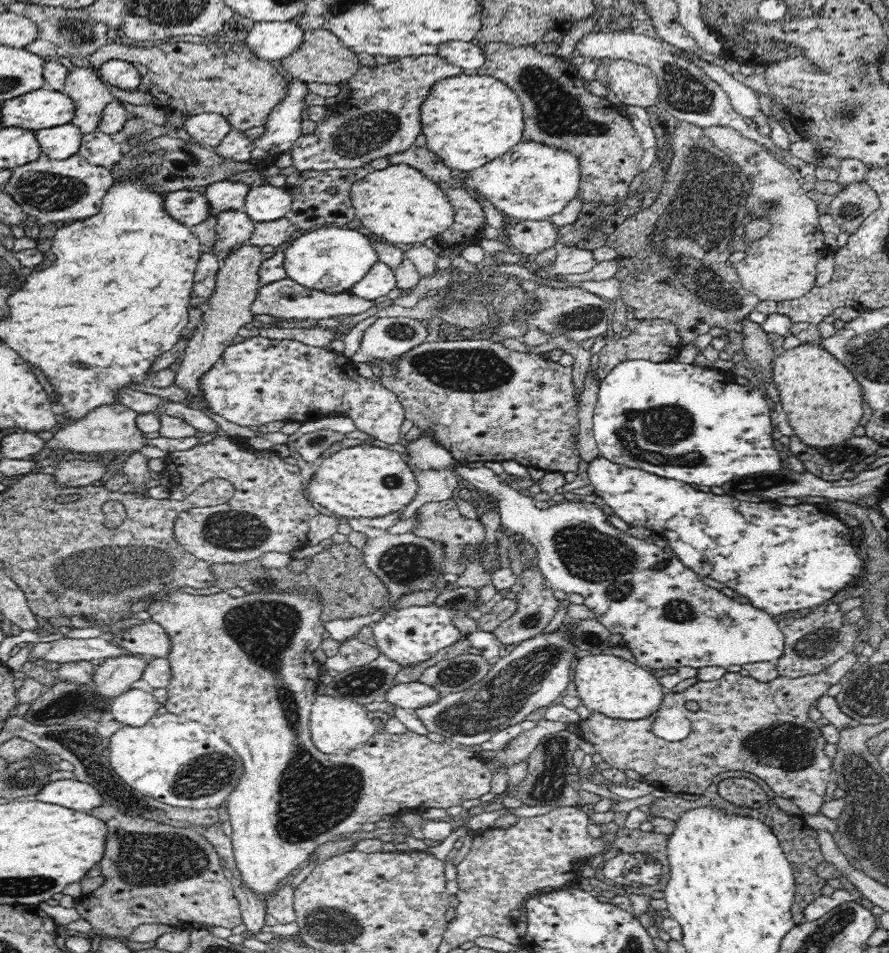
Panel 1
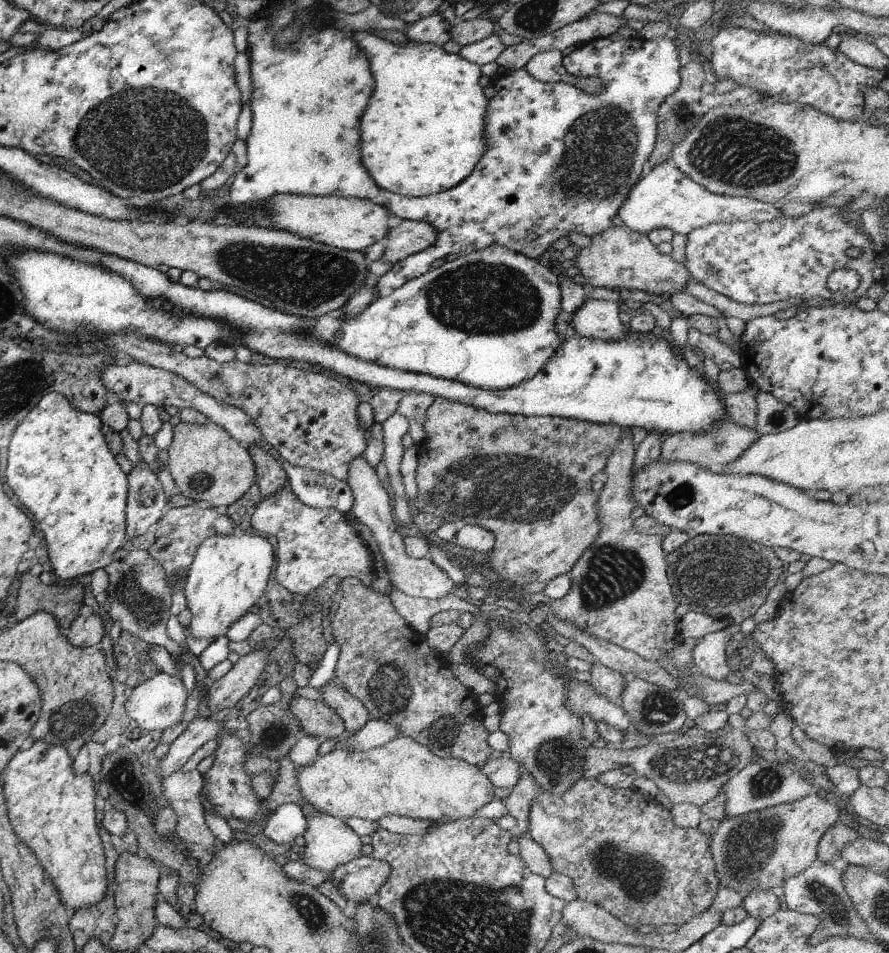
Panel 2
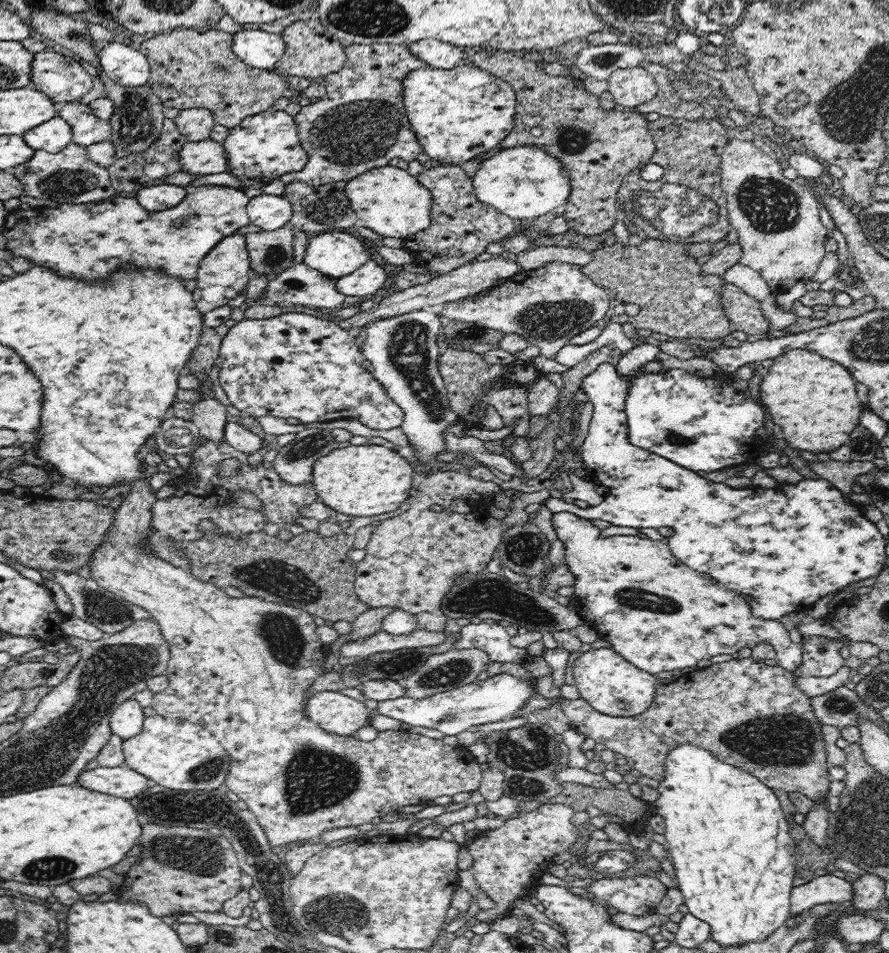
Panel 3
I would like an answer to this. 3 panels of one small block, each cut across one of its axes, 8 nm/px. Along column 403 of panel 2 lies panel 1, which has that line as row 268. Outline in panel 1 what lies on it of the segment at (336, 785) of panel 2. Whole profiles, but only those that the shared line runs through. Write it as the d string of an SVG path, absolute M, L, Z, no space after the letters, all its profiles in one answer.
M712 126L701 129L750 179L752 192L747 205L750 212L756 217L766 217L772 223L770 232L764 238L752 242L746 256L736 264L741 285L755 293L761 301L774 300L779 303L804 296L816 286L818 260L833 252L824 244L817 205L800 187L792 175L792 168L788 168L784 161L766 148L732 128Z

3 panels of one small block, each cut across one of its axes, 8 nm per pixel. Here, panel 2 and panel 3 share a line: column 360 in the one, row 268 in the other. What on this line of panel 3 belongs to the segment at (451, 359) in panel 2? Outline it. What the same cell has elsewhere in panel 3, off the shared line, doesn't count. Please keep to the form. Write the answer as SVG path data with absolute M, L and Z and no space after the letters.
M338 230L319 233L309 239L303 263L318 272L339 279L370 261L368 243Z

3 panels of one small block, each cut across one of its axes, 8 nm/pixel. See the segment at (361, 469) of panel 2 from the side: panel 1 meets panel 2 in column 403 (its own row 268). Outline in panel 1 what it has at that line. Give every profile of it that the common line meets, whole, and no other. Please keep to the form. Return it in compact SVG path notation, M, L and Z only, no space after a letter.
M559 246L558 254L552 270L545 274L566 275L566 274L586 274L596 266L593 251L579 249L576 247Z

